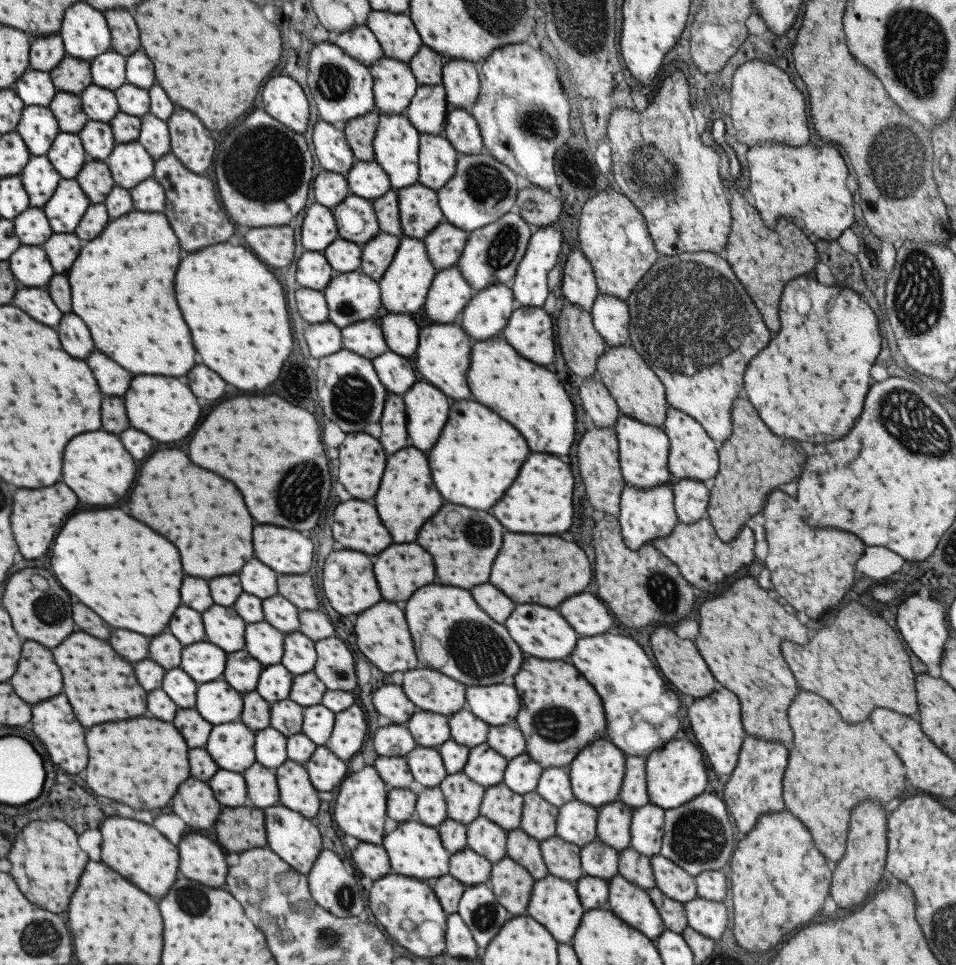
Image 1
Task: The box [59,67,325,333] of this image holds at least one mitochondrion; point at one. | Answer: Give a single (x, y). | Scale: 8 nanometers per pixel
(274, 164)

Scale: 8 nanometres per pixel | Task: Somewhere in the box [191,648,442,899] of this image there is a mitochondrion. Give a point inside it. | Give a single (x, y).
(335, 673)

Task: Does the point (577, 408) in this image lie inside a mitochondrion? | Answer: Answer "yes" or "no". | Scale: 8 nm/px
no

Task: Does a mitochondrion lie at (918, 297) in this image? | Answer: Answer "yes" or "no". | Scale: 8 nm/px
yes

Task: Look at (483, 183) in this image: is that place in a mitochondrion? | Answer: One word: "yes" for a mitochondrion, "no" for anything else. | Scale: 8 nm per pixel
yes

